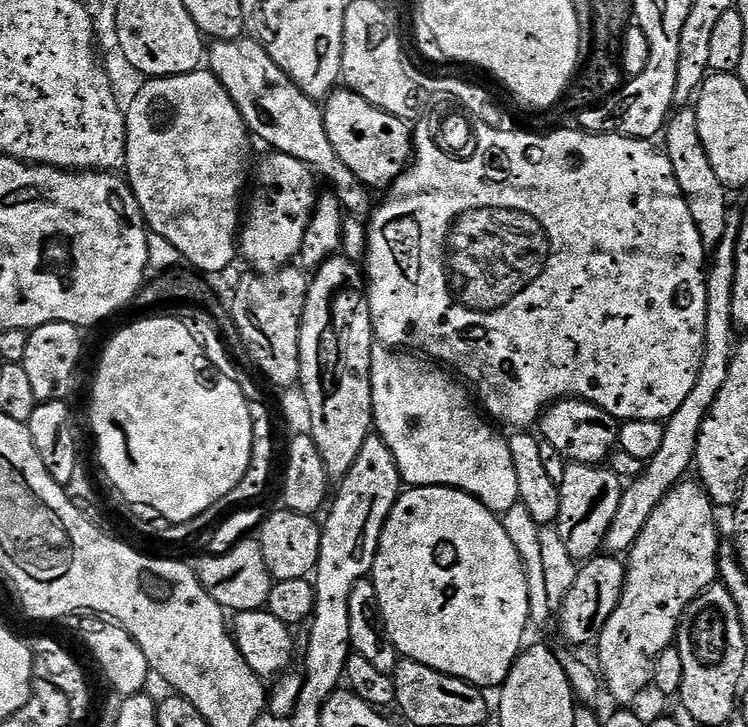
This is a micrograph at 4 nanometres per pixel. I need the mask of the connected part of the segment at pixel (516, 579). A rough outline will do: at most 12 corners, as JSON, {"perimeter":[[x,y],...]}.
{"perimeter":[[457,488],[401,491],[370,579],[403,659],[504,685],[524,560]]}

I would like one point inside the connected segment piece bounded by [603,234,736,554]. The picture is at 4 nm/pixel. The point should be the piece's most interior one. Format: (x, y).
(669, 467)

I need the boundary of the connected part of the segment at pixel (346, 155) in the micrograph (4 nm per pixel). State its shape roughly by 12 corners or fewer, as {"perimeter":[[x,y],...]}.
{"perimeter":[[349,88],[323,109],[332,147],[385,189],[414,152],[407,121]]}

